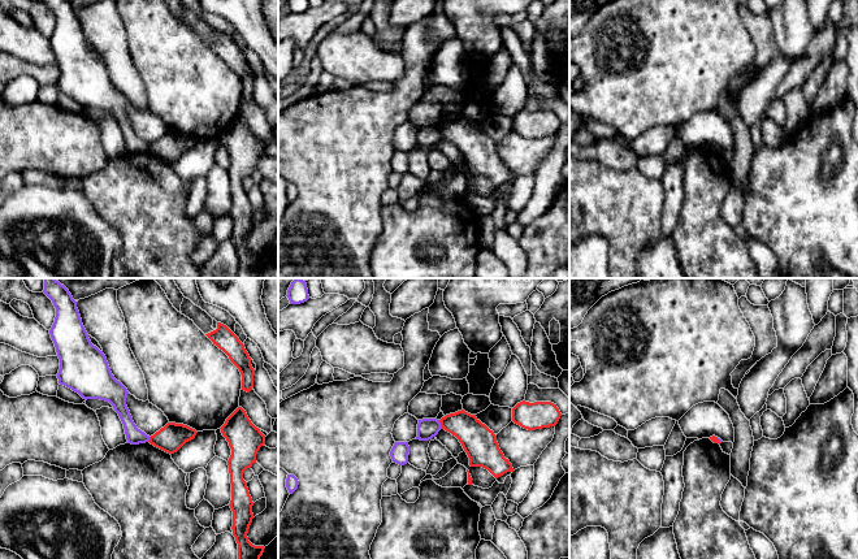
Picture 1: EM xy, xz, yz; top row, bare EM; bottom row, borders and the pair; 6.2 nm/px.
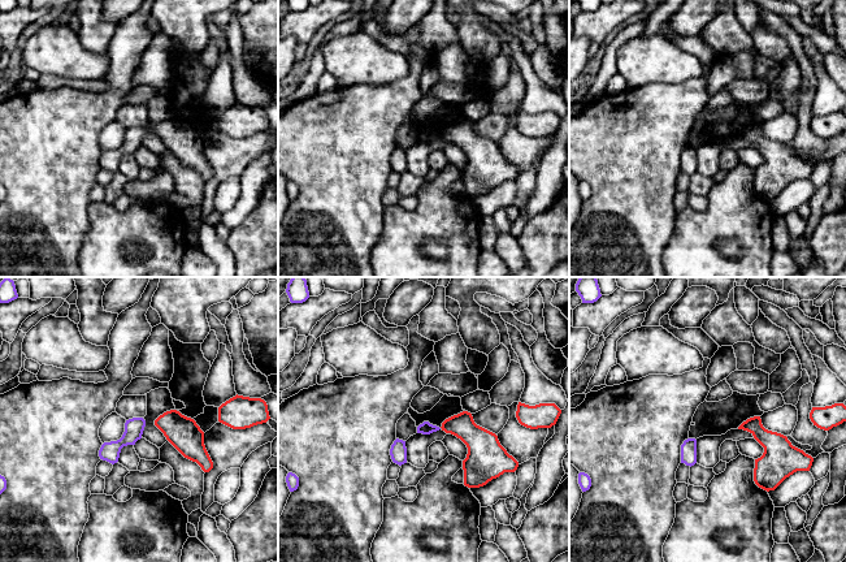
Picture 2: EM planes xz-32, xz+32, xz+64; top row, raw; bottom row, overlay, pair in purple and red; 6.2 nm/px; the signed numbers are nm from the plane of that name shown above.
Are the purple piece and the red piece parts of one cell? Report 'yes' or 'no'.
no

